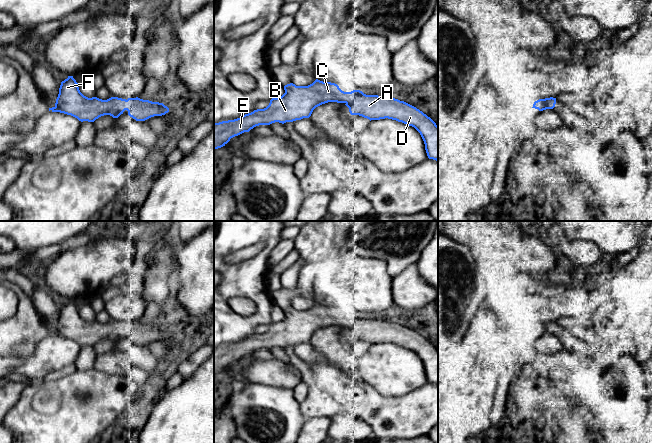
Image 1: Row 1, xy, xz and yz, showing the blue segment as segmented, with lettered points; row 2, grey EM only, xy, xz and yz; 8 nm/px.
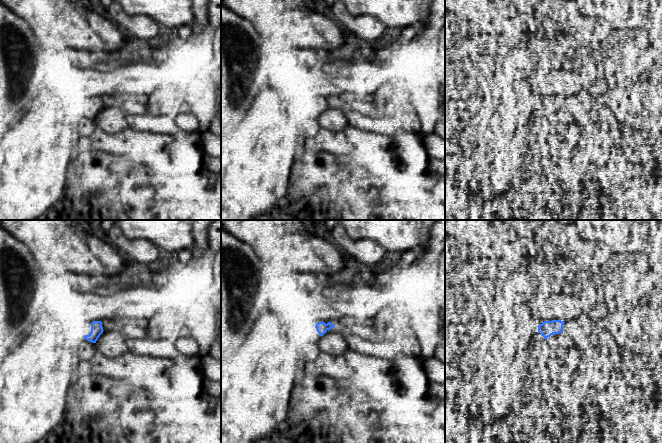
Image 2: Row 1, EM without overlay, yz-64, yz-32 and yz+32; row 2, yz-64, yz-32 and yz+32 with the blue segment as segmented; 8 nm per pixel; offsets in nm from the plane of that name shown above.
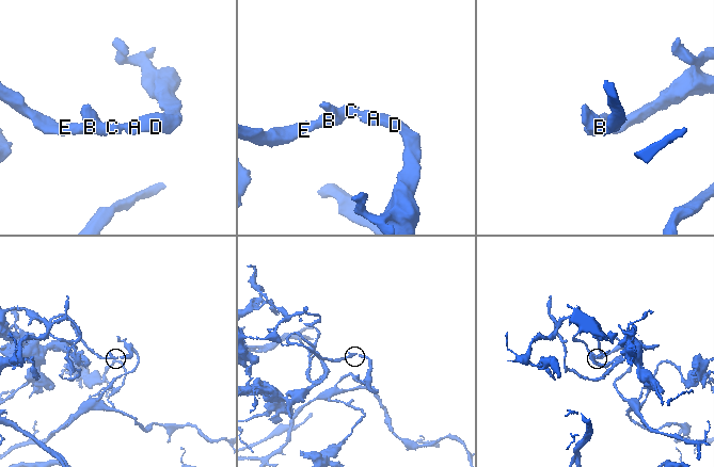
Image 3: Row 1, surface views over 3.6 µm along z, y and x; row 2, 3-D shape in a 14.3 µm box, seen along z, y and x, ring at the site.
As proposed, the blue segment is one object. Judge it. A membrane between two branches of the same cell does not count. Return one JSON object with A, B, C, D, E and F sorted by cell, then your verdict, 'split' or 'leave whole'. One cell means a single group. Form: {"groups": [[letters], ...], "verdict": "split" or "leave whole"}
{"groups": [["A", "B", "C", "D", "E", "F"]], "verdict": "leave whole"}

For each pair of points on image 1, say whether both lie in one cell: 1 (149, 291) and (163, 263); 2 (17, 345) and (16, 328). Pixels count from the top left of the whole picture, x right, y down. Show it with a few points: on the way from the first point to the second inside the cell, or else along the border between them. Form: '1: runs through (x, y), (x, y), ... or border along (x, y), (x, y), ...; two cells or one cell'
1: runs through (156, 284), (159, 270); one cell
2: runs through (17, 341), (17, 332); one cell

